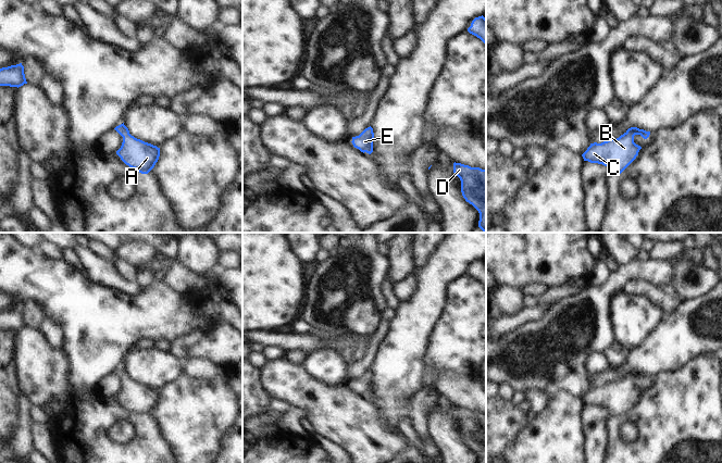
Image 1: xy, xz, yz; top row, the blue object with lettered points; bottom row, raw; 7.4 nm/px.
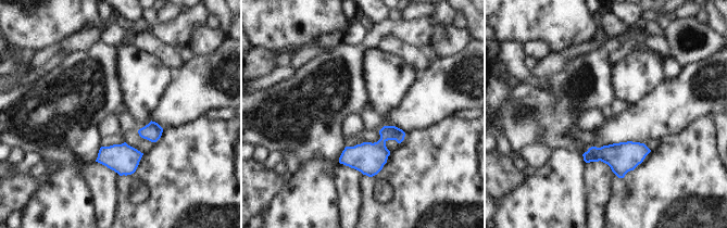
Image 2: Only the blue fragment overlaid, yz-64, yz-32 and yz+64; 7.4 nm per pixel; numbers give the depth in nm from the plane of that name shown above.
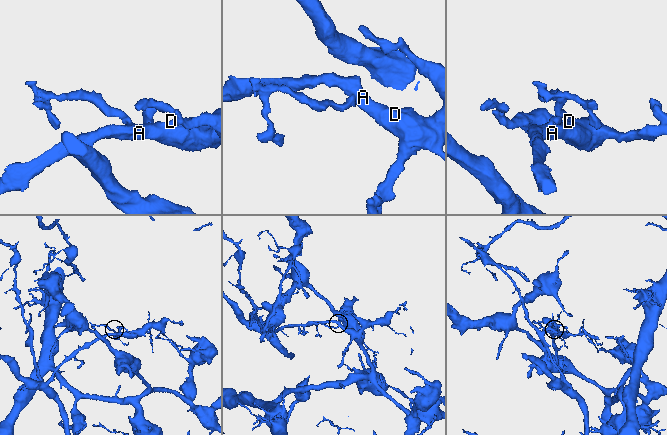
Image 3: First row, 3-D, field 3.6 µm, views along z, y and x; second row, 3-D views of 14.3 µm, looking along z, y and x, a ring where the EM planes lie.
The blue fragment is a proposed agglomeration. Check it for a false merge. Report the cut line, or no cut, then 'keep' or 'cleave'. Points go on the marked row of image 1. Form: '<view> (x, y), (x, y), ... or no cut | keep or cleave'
no cut | keep

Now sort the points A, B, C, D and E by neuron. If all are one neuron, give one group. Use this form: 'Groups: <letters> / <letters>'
Groups: A B C D E

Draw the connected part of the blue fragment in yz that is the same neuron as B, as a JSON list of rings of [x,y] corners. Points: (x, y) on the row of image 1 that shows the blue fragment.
[[[631,127],[617,139],[590,143],[582,157],[584,161],[607,166],[612,174],[621,174],[636,159],[642,149],[634,142],[635,135],[647,139],[650,132]]]

